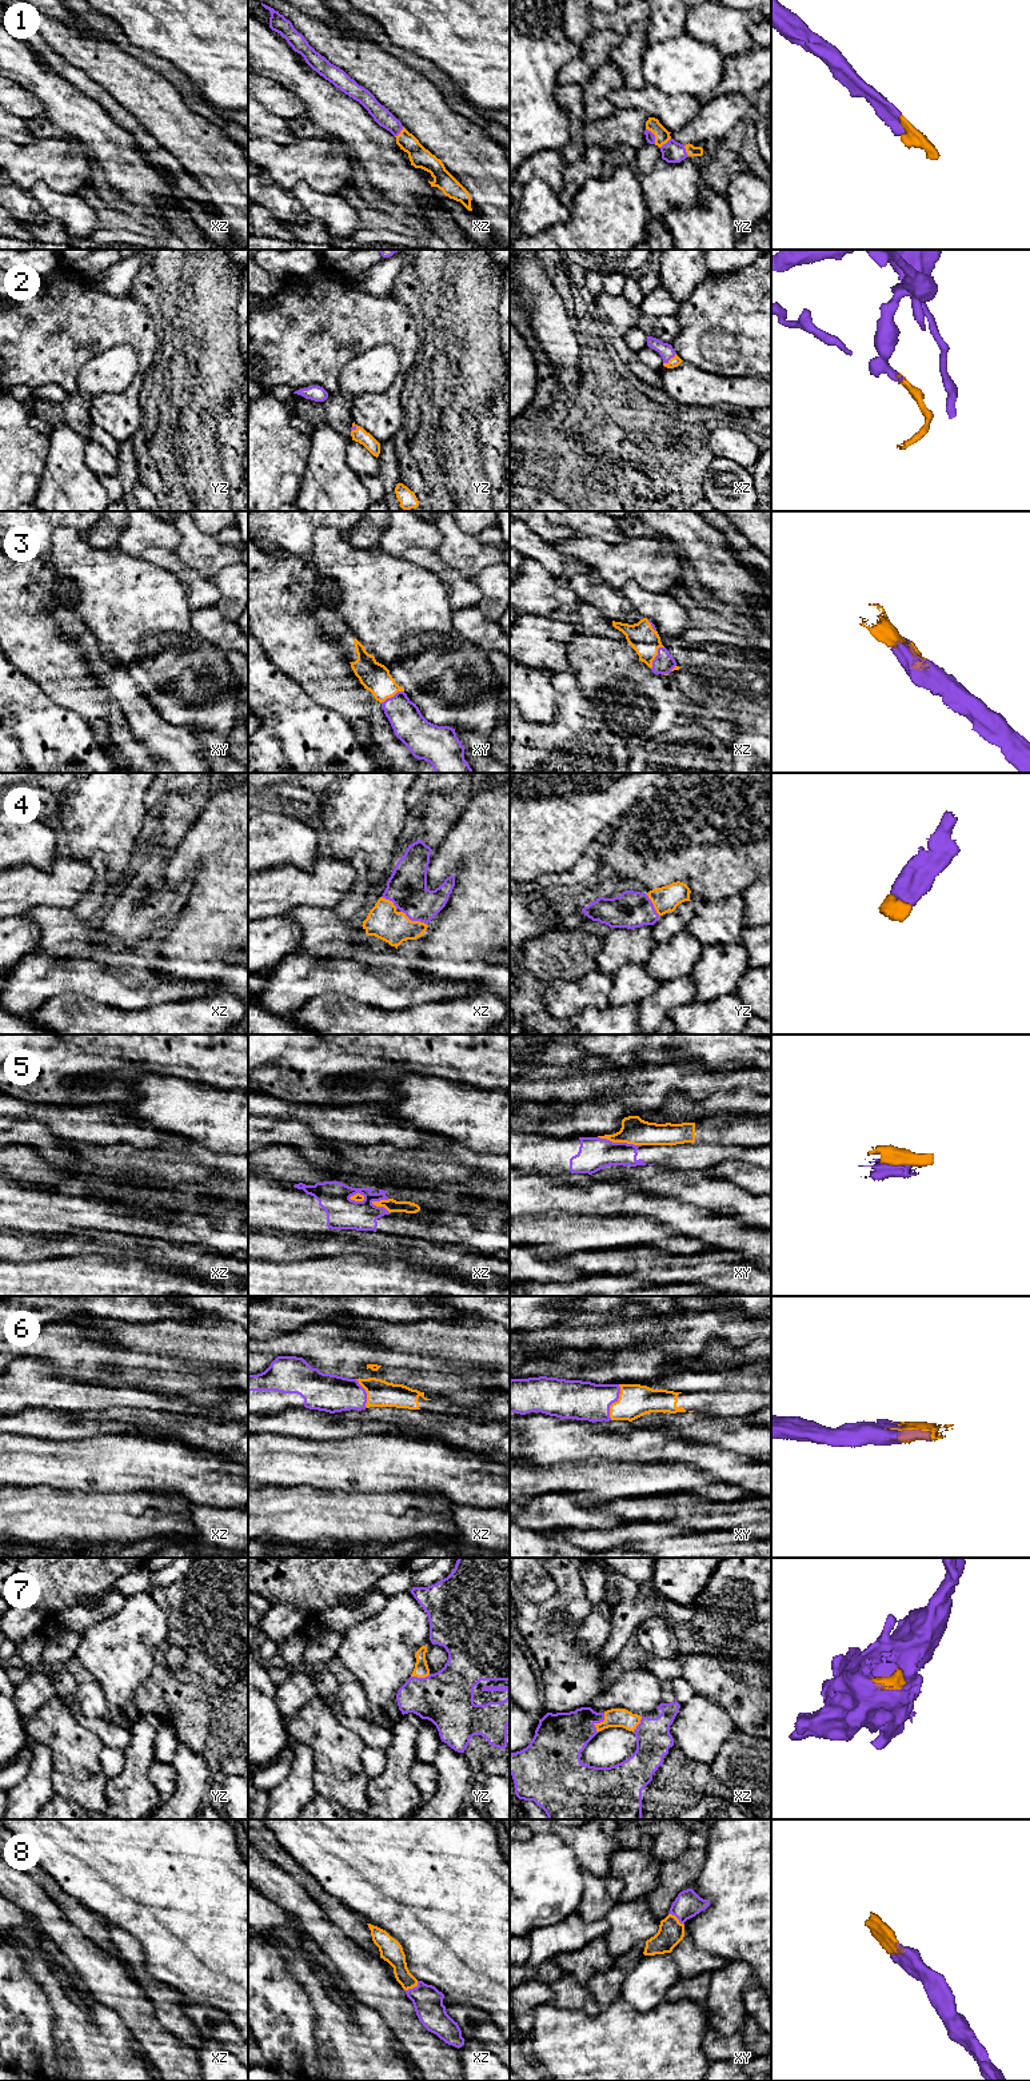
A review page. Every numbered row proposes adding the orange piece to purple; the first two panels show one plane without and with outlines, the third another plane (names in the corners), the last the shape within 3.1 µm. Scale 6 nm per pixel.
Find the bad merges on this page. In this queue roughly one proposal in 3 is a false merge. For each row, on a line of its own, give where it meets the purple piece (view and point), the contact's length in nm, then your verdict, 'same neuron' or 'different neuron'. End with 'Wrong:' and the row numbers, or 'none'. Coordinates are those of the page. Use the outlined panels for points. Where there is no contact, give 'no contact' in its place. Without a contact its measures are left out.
1: contact yz (654, 135); length 110 nm; same neuron
2: contact xz (670, 358); length 100 nm; same neuron
3: contact xz (657, 656); length 160 nm; same neuron
4: contact xz (414, 920); length 170 nm; same neuron
5: contact xy (619, 1143); length 280 nm; different neuron
6: contact xy (614, 1402); length 220 nm; same neuron
7: contact xz (599, 1722); length 130 nm; same neuron
8: contact xz (412, 1988); length 110 nm; same neuron
Wrong: 5

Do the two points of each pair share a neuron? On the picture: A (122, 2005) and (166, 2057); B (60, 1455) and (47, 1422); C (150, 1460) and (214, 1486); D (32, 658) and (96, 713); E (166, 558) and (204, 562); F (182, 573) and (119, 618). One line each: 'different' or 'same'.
A: same
B: different
C: same
D: same
E: different
F: different

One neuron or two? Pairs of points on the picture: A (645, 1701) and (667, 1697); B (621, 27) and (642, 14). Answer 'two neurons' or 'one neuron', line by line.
A: two neurons
B: one neuron

